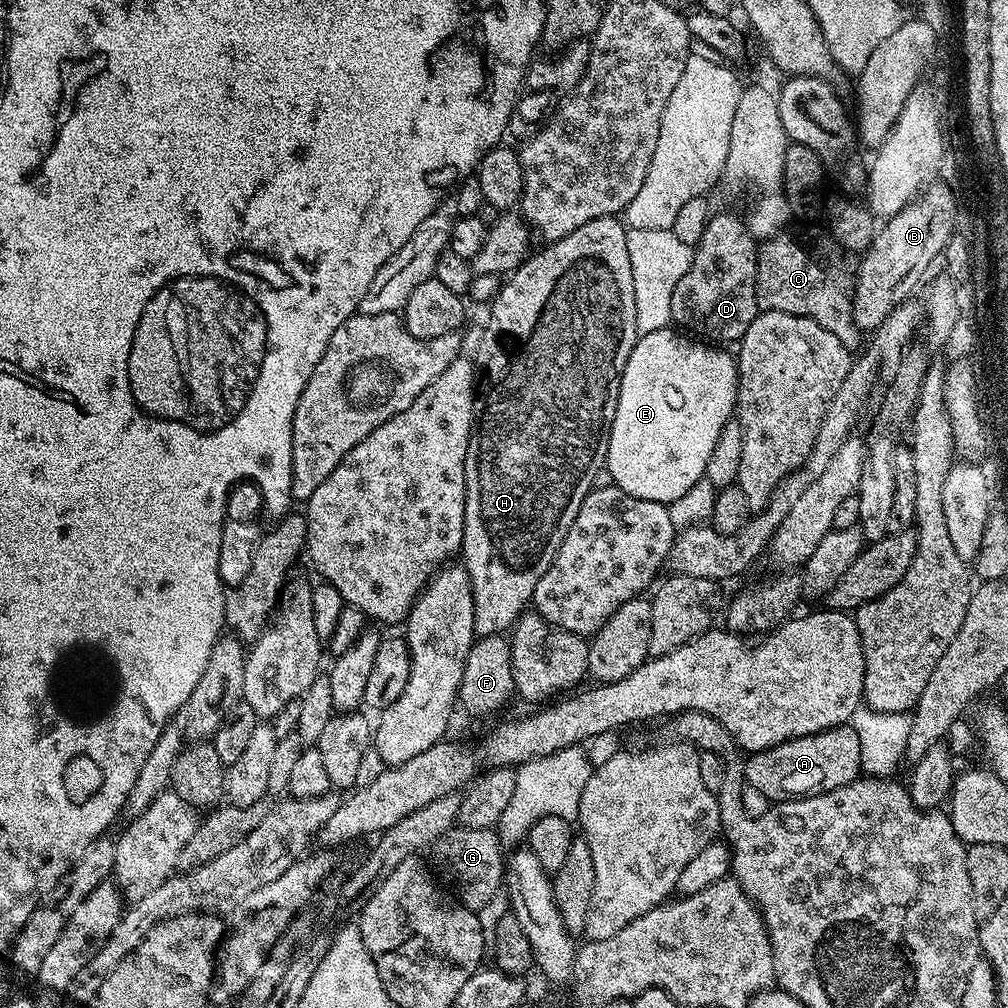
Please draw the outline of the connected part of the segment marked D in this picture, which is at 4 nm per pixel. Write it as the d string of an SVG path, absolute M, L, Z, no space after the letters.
M717 211L694 247L690 270L686 270L682 282L674 286L674 298L670 298L672 324L708 342L740 341L758 314L755 294L757 249L758 241L743 219Z

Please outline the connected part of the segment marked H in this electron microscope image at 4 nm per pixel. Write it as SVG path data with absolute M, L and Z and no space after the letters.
M616 216L594 218L594 222L586 222L586 226L578 226L561 240L553 240L541 252L533 251L524 263L501 283L500 291L490 304L492 313L486 319L481 350L475 357L476 386L478 391L472 401L472 433L468 439L468 453L464 463L464 542L462 545L462 563L472 583L474 594L474 630L477 637L499 636L507 633L529 607L538 582L542 582L542 574L550 570L550 562L554 562L554 554L558 554L558 546L562 546L562 538L566 538L566 530L574 526L574 518L578 518L578 510L582 510L582 502L586 494L597 487L596 480L605 471L608 462L608 439L614 422L614 414L618 410L618 394L622 374L626 370L626 362L630 358L630 350L634 350L638 333L636 315L634 314L634 274L630 274L630 250L626 250L628 228L623 219Z

